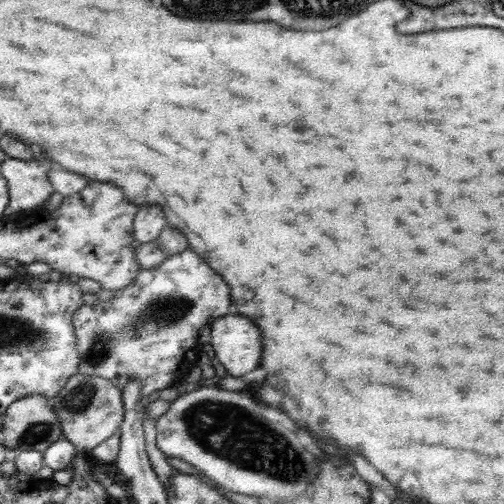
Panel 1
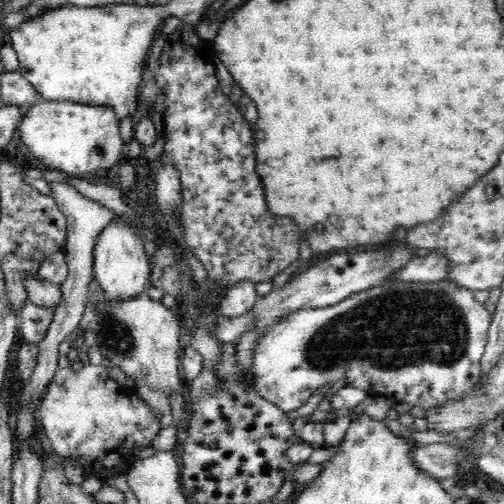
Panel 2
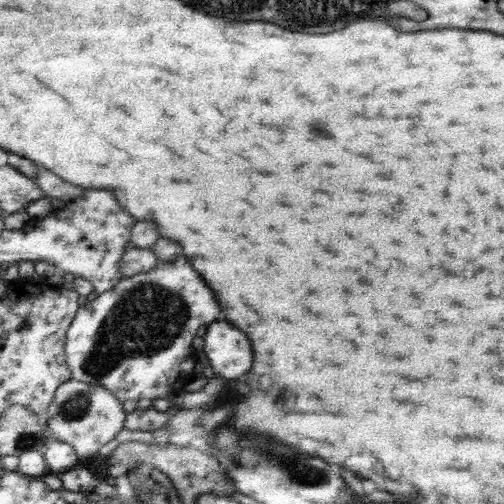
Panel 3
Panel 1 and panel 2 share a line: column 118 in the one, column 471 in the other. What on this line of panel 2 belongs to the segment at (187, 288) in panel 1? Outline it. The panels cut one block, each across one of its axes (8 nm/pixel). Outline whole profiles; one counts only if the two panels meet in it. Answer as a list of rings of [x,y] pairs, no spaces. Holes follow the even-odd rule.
[[[384,280],[370,290],[356,292],[332,308],[300,310],[274,326],[274,330],[266,332],[256,350],[254,386],[262,398],[290,414],[308,404],[318,388],[336,384],[346,378],[346,372],[350,370],[350,384],[362,386],[368,396],[422,406],[428,412],[434,406],[442,406],[446,400],[462,398],[480,382],[484,374],[482,358],[490,340],[488,332],[492,322],[494,314],[474,300],[472,290],[456,288],[446,282],[402,284]]]

